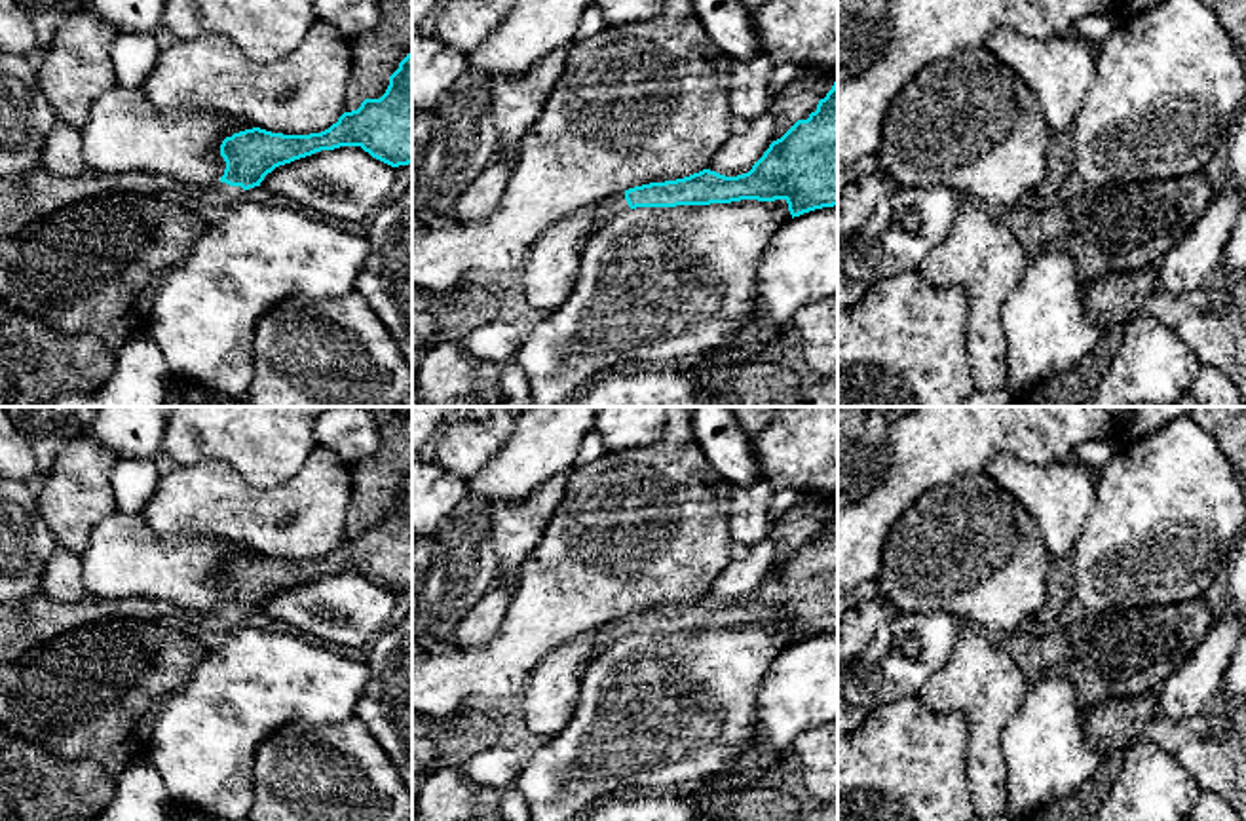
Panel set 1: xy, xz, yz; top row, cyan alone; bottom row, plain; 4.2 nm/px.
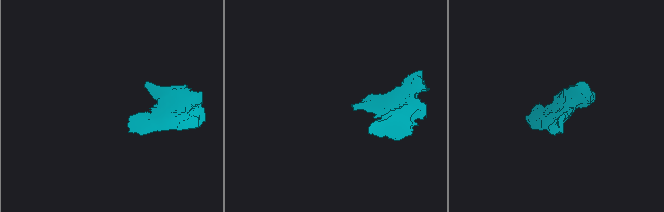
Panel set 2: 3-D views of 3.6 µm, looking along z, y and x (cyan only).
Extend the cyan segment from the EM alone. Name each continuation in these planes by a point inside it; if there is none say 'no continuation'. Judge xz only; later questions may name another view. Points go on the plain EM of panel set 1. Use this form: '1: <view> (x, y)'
1: xz (612, 631)

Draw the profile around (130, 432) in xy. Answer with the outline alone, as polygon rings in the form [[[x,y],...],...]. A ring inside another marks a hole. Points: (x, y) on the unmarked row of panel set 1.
[[[101,407],[87,433],[118,458],[158,460],[169,414],[171,407]]]

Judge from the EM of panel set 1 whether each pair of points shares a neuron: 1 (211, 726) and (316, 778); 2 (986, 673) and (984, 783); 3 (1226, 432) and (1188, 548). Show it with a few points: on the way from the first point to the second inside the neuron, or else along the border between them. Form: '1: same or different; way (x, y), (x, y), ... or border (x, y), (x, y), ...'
1: different; border (291, 721), (259, 745), (253, 793)
2: same; way (986, 700), (986, 757)
3: different; border (1199, 426), (1226, 457)

